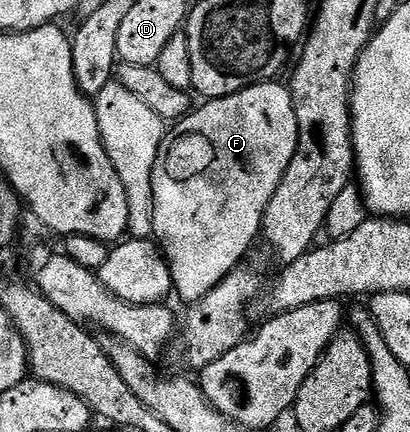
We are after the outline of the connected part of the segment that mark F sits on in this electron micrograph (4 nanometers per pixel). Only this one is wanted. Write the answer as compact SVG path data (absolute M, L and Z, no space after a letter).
M276 80L265 81L261 85L252 85L238 93L232 93L226 97L214 97L204 102L202 109L194 108L182 121L176 122L166 132L163 143L159 147L159 155L155 159L153 168L153 198L155 199L155 223L153 224L153 237L155 238L164 258L171 271L173 280L173 293L181 296L188 303L202 301L215 286L221 284L221 280L228 273L233 272L242 264L245 252L253 245L253 240L262 236L261 224L267 211L267 203L275 195L291 159L297 153L297 140L299 139L299 127L295 123L295 103L293 94L284 84Z

